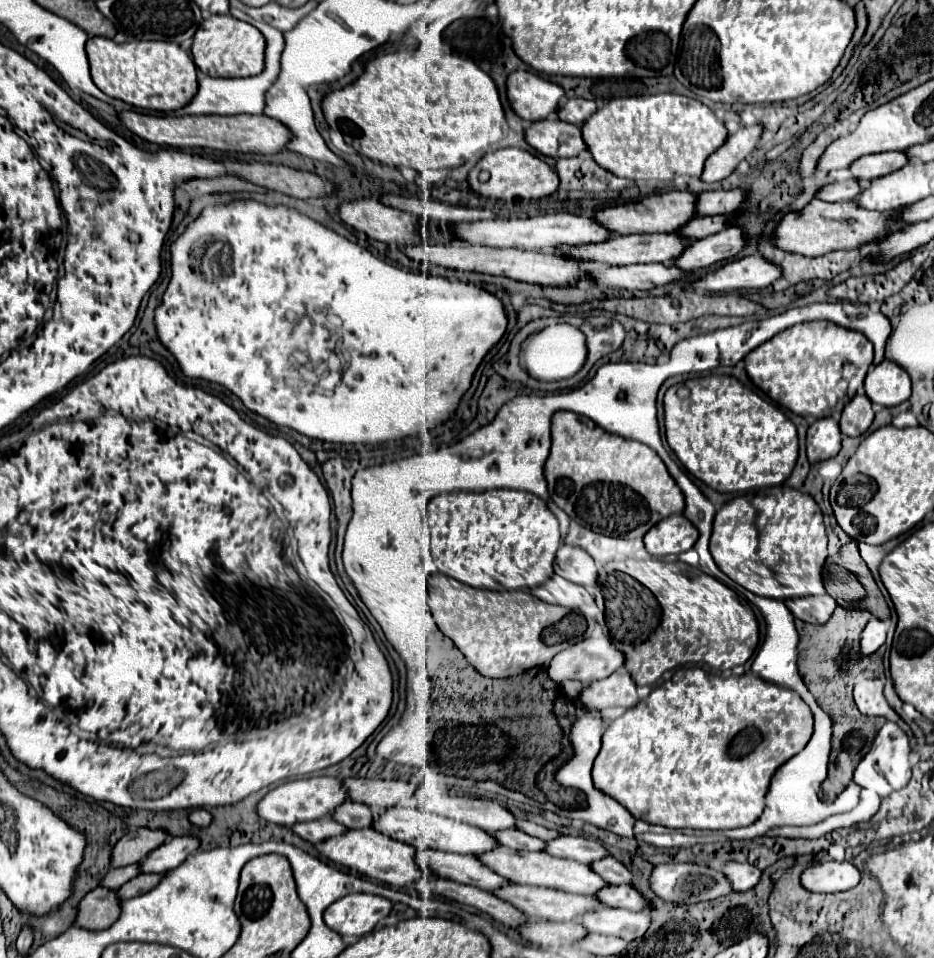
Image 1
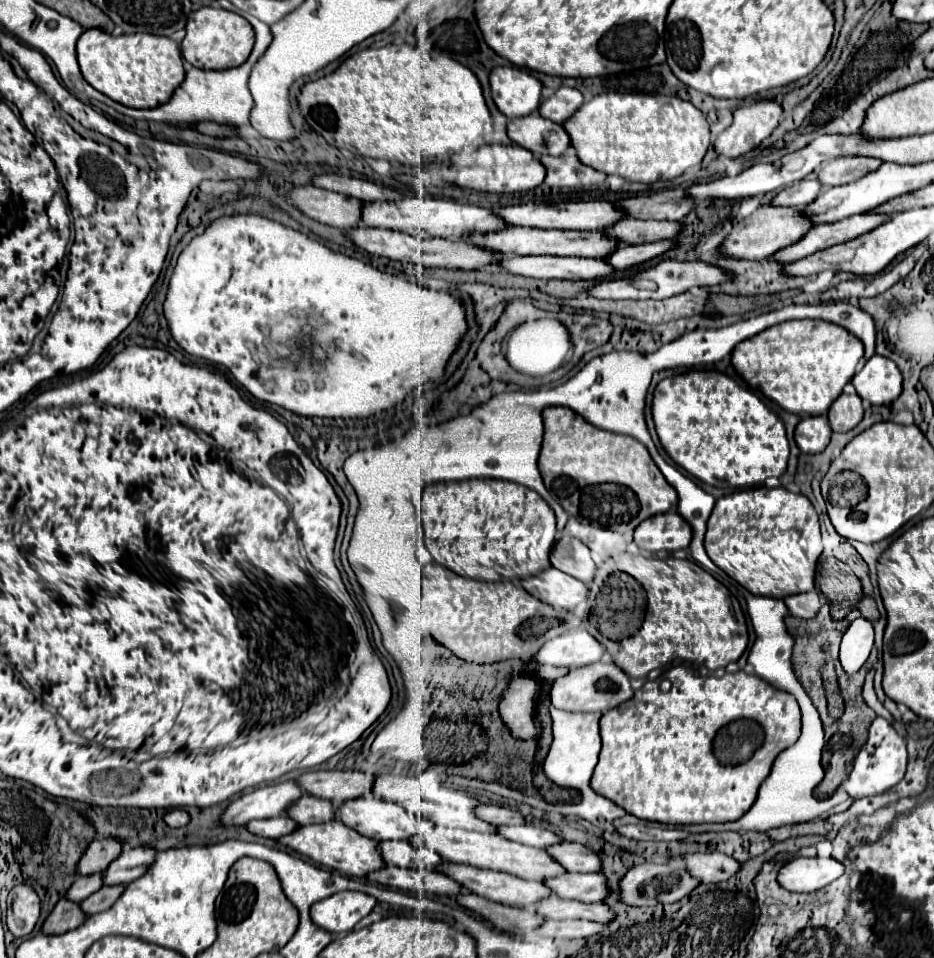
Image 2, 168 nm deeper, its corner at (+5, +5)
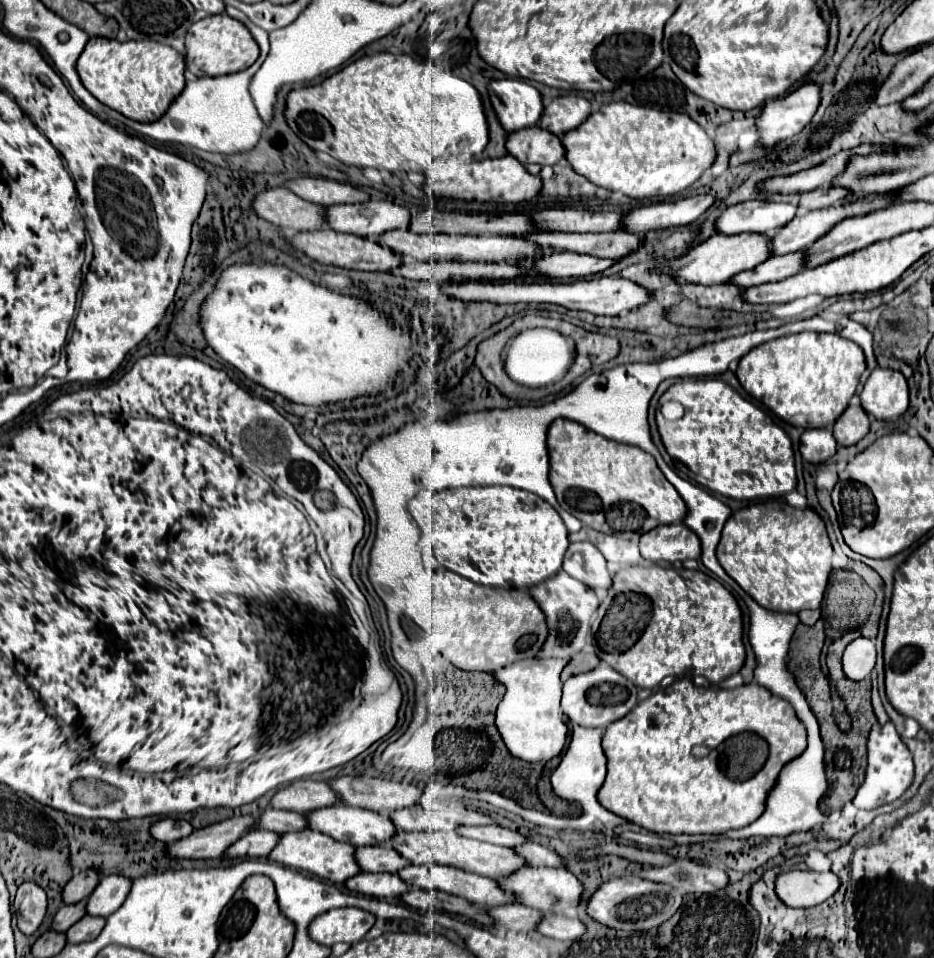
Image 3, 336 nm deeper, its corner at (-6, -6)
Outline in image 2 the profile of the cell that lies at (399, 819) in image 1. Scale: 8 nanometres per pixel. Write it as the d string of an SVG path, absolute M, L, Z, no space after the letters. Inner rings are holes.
M356 798L338 808L336 820L378 842L408 840L418 834L420 818L382 798Z

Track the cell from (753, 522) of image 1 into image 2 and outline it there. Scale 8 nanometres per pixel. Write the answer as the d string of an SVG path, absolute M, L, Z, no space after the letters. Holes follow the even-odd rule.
M746 488L716 500L706 530L708 556L730 578L758 596L786 598L814 590L816 562L822 554L820 524L812 502L778 488Z

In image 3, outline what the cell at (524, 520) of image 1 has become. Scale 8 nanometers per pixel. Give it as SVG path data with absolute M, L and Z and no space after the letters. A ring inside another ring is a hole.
M461 487L427 493L421 503L411 499L409 511L421 529L421 545L431 545L443 567L479 585L529 589L561 569L569 545L559 513L541 497L515 487Z

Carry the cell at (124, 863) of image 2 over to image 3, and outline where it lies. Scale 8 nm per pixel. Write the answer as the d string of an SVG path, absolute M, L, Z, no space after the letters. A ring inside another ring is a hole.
M107 875L99 881L93 893L87 897L85 913L91 917L109 917L125 901L131 889L131 881L121 875Z

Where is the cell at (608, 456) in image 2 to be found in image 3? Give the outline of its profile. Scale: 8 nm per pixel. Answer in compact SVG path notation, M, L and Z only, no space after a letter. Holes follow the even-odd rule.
M555 419L551 423L547 433L547 447L549 447L549 463L551 463L549 481L557 495L557 501L567 513L577 517L583 525L609 535L637 539L643 533L647 533L647 529L683 521L687 513L683 499L679 497L675 487L665 479L655 459L643 449L605 439L589 431L581 423L575 423L569 419Z

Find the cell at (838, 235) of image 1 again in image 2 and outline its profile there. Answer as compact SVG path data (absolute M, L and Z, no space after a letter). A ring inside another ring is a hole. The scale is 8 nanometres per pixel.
M760 206L756 212L752 212L748 218L734 224L732 232L724 240L724 254L732 258L746 258L746 260L764 260L776 254L778 250L796 244L800 238L806 236L806 232L814 228L812 218L804 214L804 210L788 208L788 206Z

